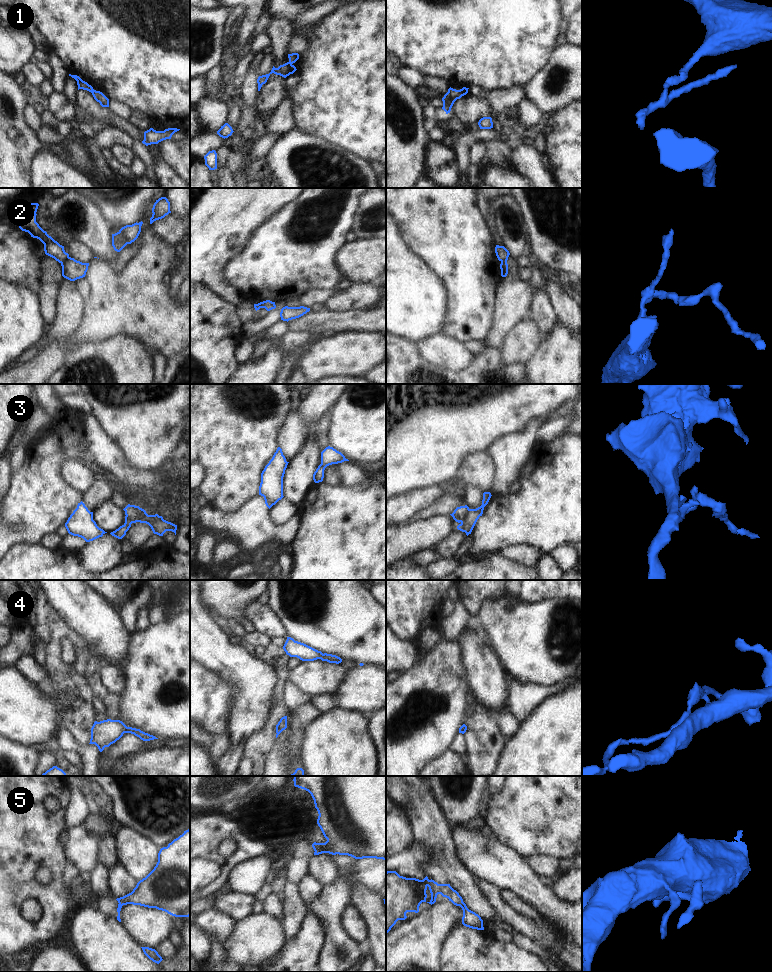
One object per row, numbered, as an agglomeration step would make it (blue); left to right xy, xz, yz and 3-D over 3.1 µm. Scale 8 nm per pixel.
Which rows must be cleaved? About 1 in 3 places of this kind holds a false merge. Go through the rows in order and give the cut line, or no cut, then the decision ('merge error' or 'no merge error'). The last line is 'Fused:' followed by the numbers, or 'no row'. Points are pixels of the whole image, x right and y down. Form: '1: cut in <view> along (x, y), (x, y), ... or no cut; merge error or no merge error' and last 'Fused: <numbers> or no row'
1: cut in xz along (288, 62), (291, 73); merge error
2: cut in xy along (69, 257), (61, 263); merge error
3: no cut; no merge error
4: no cut; no merge error
5: no cut; no merge error
Fused: 1, 2

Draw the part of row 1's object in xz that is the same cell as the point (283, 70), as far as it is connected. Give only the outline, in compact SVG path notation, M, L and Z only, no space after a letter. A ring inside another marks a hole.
M287 62L287 63L283 64L283 65L280 65L278 68L275 68L273 66L273 68L272 68L272 70L271 70L271 72L269 74L259 76L258 79L257 79L258 91L260 91L262 85L267 82L269 76L272 73L274 73L276 75L280 75L280 76L286 78L287 76L289 76L291 74L289 62Z

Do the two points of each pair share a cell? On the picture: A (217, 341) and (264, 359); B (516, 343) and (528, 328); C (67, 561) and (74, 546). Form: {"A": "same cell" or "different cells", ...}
{"A": "different cells", "B": "same cell", "C": "different cells"}

